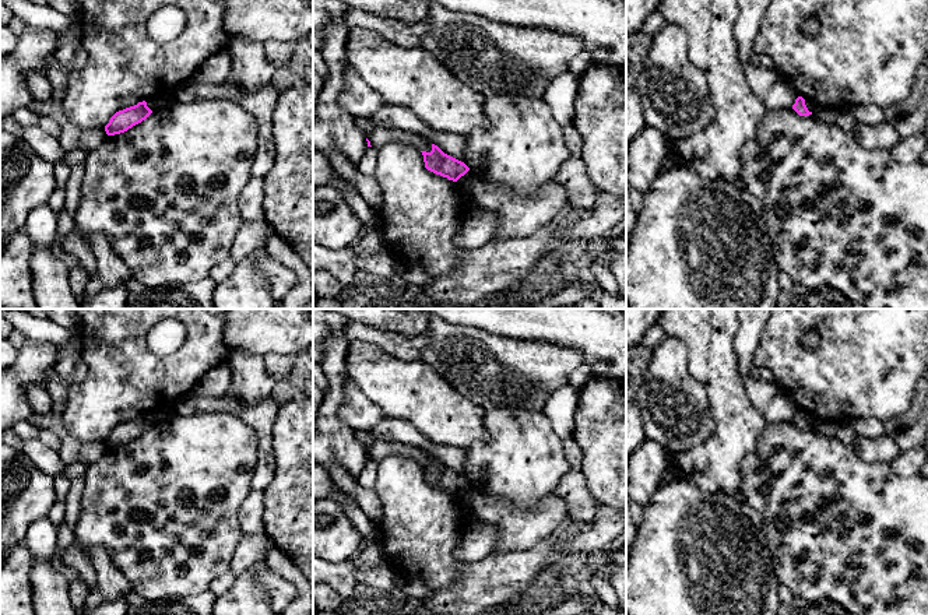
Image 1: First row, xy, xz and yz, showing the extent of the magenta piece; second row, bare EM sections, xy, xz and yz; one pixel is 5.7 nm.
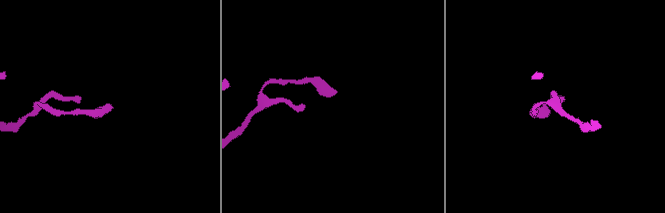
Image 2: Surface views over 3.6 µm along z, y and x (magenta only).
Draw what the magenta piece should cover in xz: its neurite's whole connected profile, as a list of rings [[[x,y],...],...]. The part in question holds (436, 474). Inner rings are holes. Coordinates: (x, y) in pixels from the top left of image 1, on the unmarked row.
[[[432,457],[430,465],[421,465],[423,468],[425,481],[436,488],[447,491],[449,493],[457,495],[470,484],[470,481],[464,475],[444,467],[435,457]]]

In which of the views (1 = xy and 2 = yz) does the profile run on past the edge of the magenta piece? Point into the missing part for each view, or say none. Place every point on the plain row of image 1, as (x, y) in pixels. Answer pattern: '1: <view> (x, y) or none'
1: none
2: none

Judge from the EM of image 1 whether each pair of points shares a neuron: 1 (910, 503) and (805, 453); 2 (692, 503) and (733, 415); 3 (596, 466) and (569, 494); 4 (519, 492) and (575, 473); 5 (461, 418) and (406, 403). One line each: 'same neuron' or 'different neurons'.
1: same neuron
2: different neurons
3: different neurons
4: different neurons
5: same neuron

